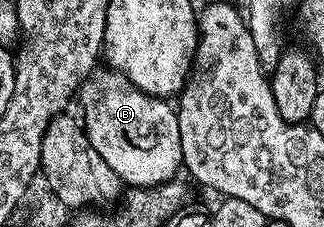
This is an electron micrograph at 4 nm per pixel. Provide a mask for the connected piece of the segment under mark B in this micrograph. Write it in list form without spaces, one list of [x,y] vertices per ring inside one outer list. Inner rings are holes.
[[[105,72],[91,73],[76,93],[77,100],[82,100],[80,117],[86,137],[100,153],[100,159],[104,159],[127,186],[148,188],[177,178],[183,163],[175,106],[169,100],[150,97],[133,88],[120,73]]]

